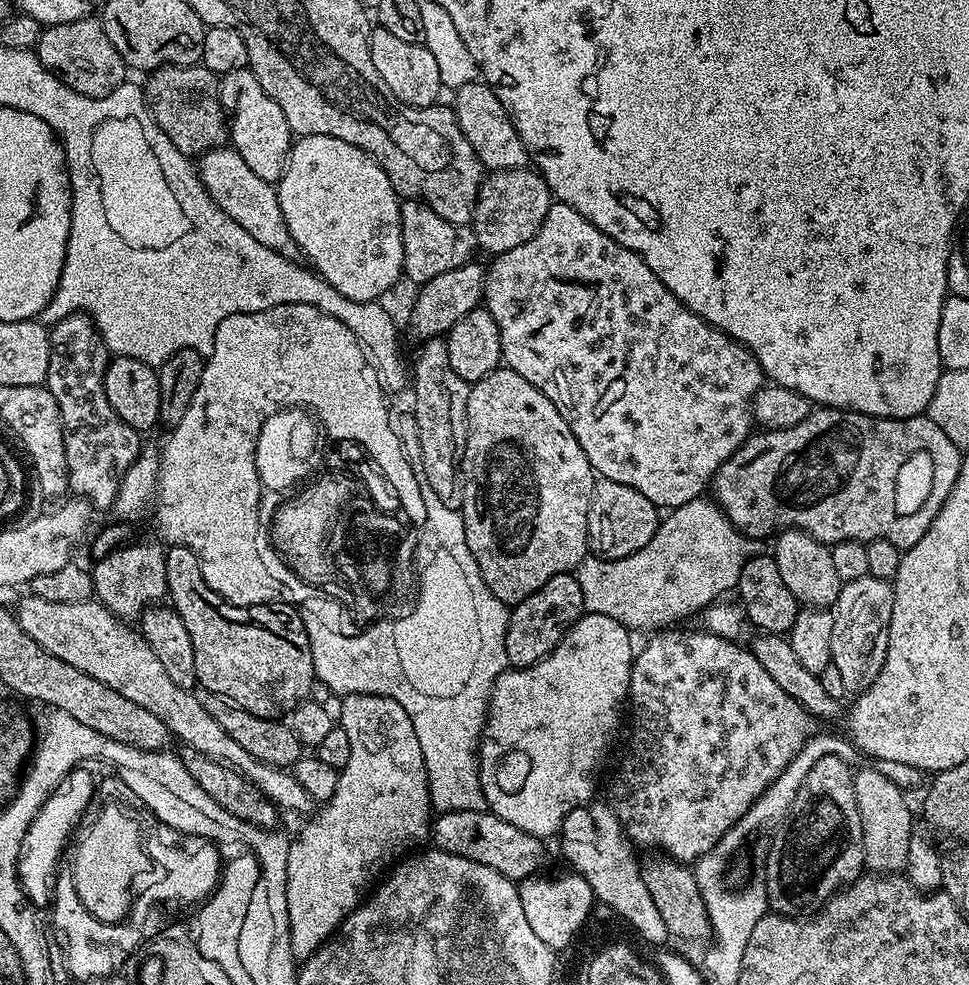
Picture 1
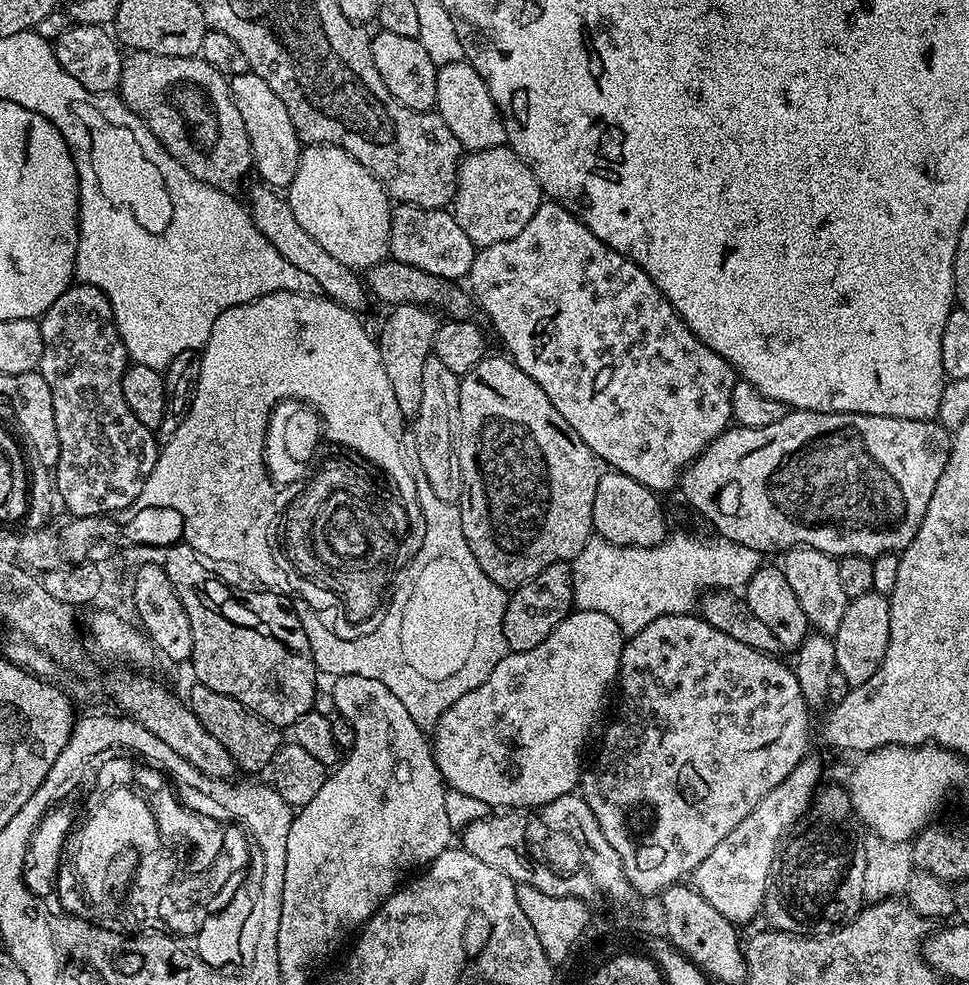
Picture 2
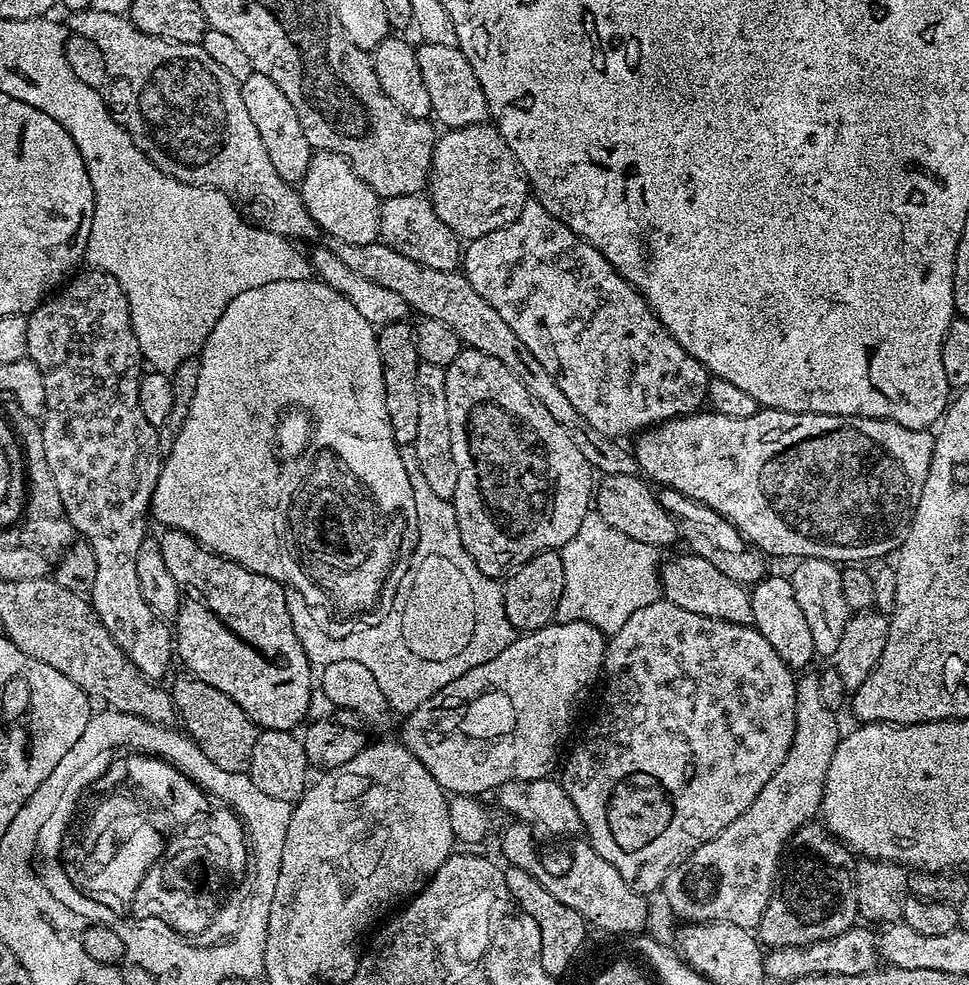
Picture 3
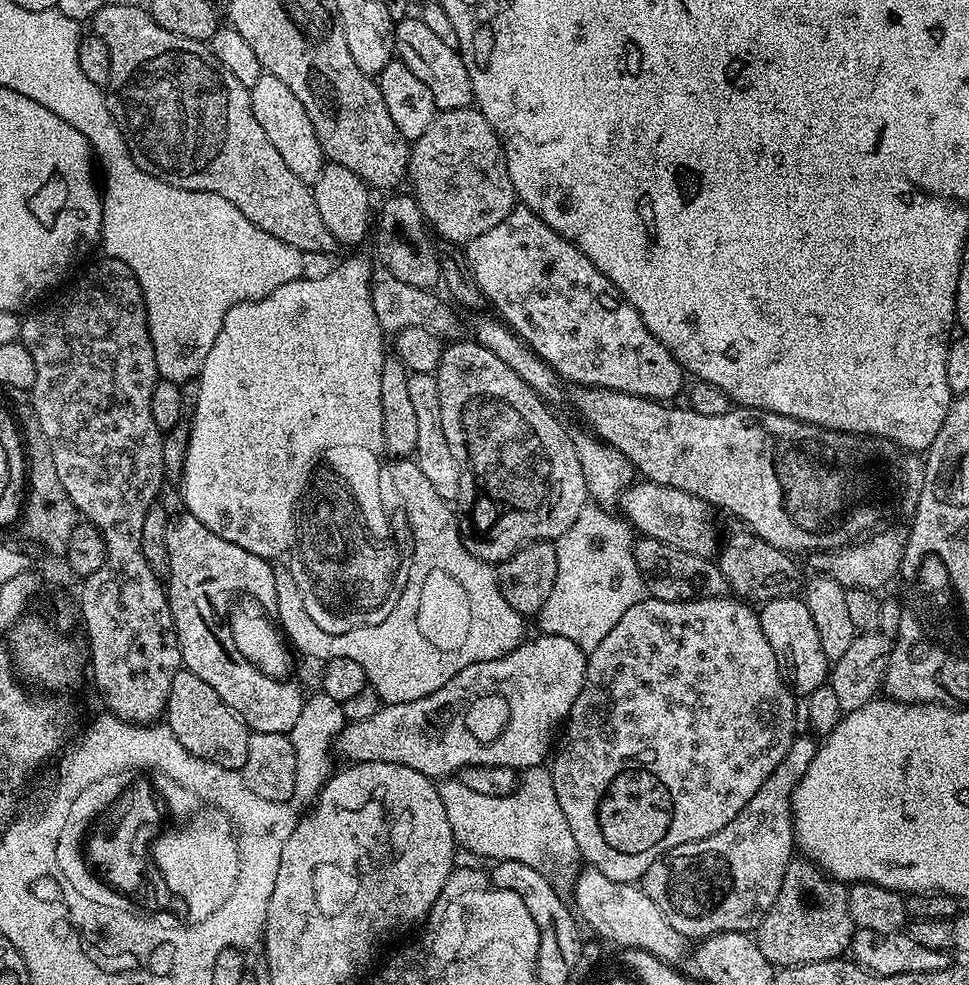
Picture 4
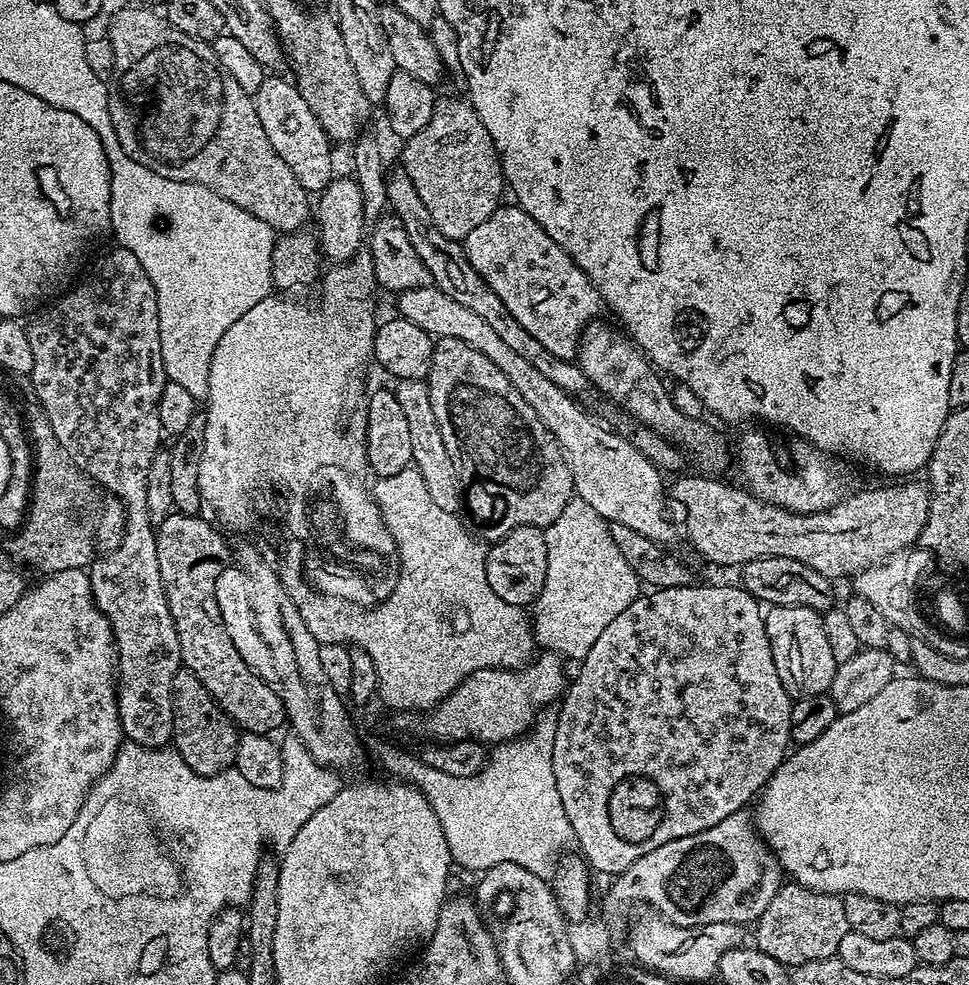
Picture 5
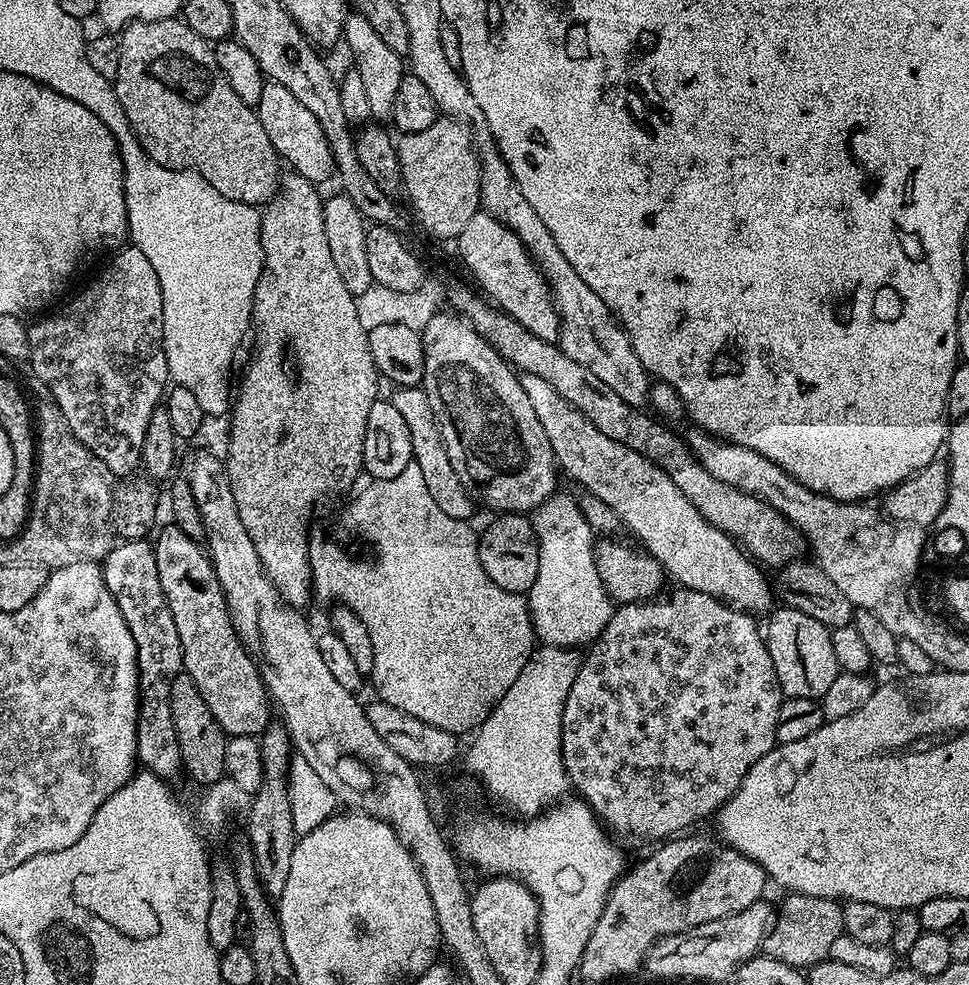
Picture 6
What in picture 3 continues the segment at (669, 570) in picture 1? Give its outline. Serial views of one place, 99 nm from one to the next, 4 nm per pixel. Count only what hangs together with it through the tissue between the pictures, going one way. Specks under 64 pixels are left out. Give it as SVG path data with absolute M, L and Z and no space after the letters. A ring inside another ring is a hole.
M589 514L582 518L582 526L578 526L578 534L566 542L564 548L559 549L562 558L562 570L566 570L566 586L562 586L562 602L558 602L556 620L563 623L586 623L594 626L605 637L622 630L622 626L629 621L636 610L642 606L650 606L650 602L661 599L660 569L662 556L659 556L657 545L646 542L634 542L634 538L626 538L610 522L602 517Z

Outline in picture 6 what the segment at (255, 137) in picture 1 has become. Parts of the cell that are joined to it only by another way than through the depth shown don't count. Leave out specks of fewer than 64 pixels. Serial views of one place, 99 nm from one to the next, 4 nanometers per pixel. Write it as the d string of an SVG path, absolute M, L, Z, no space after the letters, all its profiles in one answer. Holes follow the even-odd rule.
M275 82L265 83L262 98L254 107L277 156L291 171L299 172L317 186L324 186L328 179L333 179L336 163L326 142L326 134L322 132L322 126L318 126L318 118L314 118L314 114L306 110L306 106L302 106L302 102L298 102L298 98L286 90L286 86Z

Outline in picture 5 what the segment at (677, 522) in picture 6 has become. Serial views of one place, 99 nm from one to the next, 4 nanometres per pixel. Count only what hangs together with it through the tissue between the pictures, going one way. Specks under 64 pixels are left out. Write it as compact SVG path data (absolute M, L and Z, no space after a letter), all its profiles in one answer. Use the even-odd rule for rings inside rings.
M433 286L406 290L399 293L398 300L399 315L403 319L414 322L414 326L422 326L422 330L434 338L458 338L460 342L466 342L466 346L474 346L478 354L486 354L486 358L490 358L490 362L510 378L510 386L526 398L529 406L534 406L534 414L538 414L546 430L554 434L568 463L572 487L579 499L590 502L590 506L594 506L609 525L630 526L630 530L638 530L638 534L646 534L646 538L668 542L672 536L672 524L664 517L665 477L632 445L627 435L619 436L603 428L594 417L587 416L573 397L554 386L554 382L544 377L531 362L526 362L526 358L510 350L510 345L502 342L502 337L483 318L478 318L474 310L454 302L450 294L442 294L442 290Z

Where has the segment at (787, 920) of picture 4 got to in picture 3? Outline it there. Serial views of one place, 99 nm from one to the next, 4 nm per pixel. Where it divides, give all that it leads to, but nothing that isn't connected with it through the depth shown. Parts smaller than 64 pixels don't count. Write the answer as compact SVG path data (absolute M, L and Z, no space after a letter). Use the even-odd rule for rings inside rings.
M809 822L792 835L790 855L781 863L776 877L776 887L762 914L758 925L761 945L773 948L804 948L807 944L818 944L834 938L857 923L856 899L854 898L854 856L841 844L823 823Z

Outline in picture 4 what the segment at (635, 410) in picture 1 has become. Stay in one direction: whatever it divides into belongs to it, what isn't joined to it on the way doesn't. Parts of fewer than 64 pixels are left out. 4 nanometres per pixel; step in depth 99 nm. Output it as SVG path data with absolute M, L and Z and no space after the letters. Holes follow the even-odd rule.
M512 208L510 214L498 222L498 226L490 226L486 234L478 234L478 238L467 244L462 256L485 301L500 311L496 311L499 319L569 385L609 388L661 402L675 401L679 392L681 395L686 384L684 369L672 352L666 350L666 346L662 346L662 342L658 342L650 330L646 330L646 322L642 322L638 310L626 302L614 282L610 282L610 278L606 278L606 274L602 274L602 270L598 270L598 266L594 266L594 262L590 262L590 258L586 258L576 244L567 236L559 236L550 230L550 226L546 226L546 222L542 222L538 214L529 208Z

